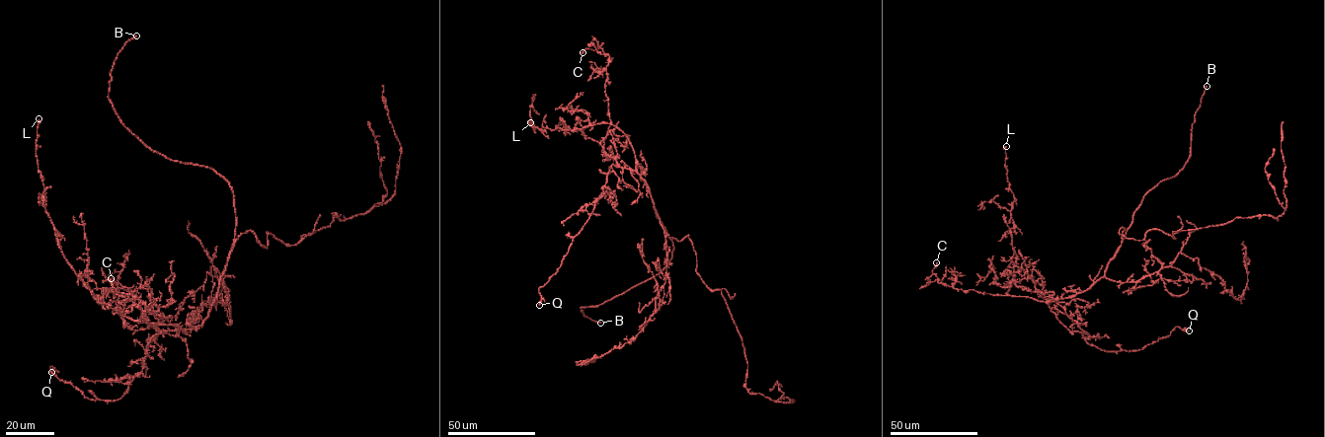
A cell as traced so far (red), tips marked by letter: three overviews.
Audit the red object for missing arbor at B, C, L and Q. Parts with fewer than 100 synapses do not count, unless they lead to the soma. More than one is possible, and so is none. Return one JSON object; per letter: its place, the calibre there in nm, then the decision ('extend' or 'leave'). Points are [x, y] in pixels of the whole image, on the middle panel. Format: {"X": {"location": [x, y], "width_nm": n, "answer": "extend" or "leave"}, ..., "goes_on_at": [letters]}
{"B": {"location": [600, 323], "width_nm": 260, "answer": "extend"}, "C": {"location": [583, 52], "width_nm": 320, "answer": "leave"}, "L": {"location": [530, 122], "width_nm": 280, "answer": "leave"}, "Q": {"location": [539, 305], "width_nm": 150, "answer": "leave"}, "goes_on_at": ["B"]}

